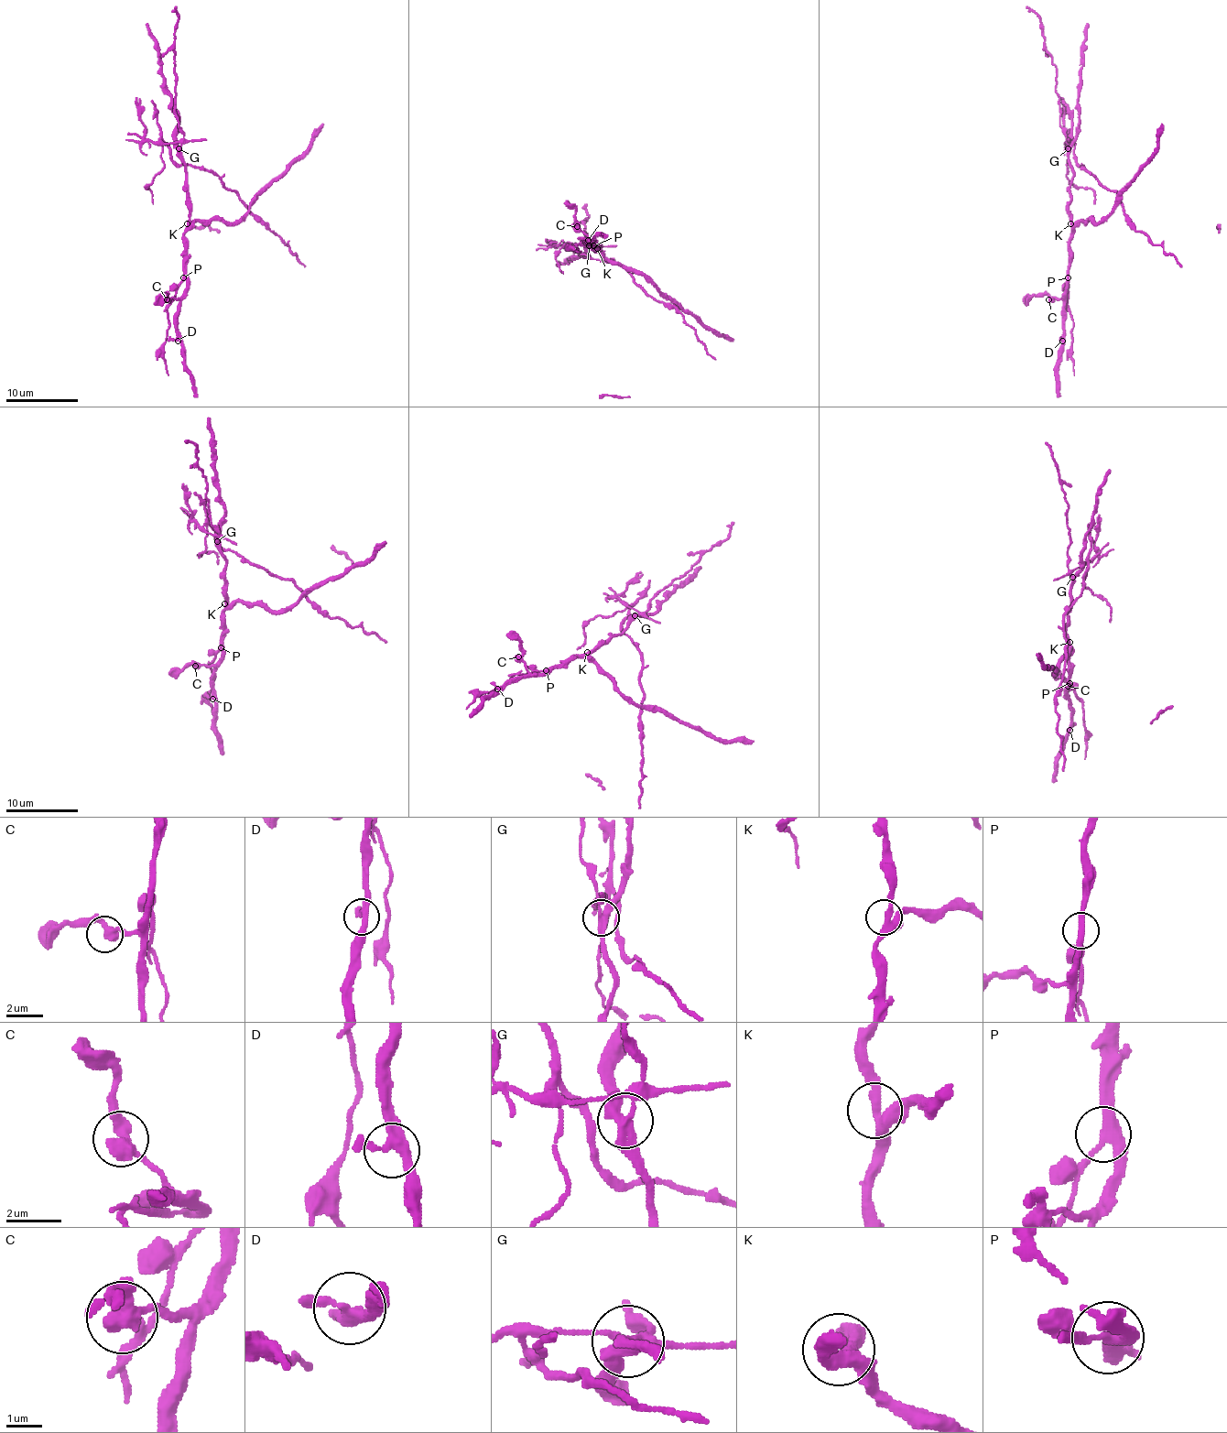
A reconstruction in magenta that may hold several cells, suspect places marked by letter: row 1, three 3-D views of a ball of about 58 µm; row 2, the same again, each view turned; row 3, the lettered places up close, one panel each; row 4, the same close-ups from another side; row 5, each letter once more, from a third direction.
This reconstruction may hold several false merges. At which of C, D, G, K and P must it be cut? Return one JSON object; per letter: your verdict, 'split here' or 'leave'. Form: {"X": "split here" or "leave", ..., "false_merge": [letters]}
{"C": "leave", "D": "leave", "G": "split here", "K": "leave", "P": "split here", "false_merge": ["G", "P"]}

